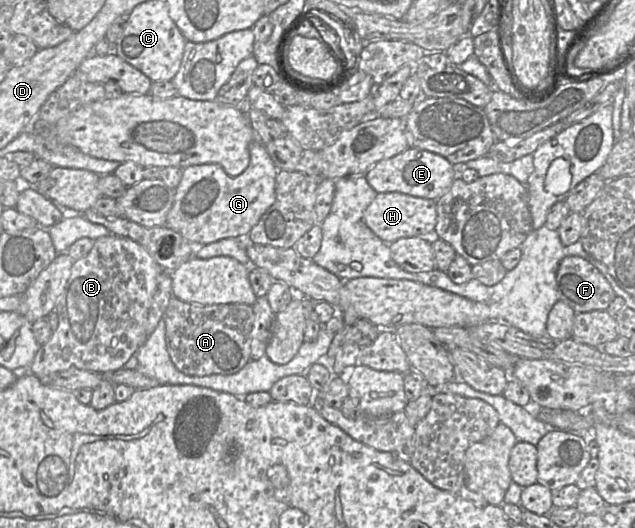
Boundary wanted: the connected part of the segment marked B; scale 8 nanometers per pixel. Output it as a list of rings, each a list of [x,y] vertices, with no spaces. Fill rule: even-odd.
[[[109,234],[96,239],[90,252],[84,257],[74,261],[72,264],[70,277],[54,309],[58,315],[58,326],[52,333],[50,339],[44,345],[40,346],[28,371],[40,379],[52,373],[62,372],[70,368],[77,368],[99,374],[123,368],[129,358],[136,353],[149,337],[149,335],[147,335],[148,314],[153,296],[157,290],[158,276],[162,271],[164,271],[163,268],[153,259],[150,253],[142,245],[128,237]]]

